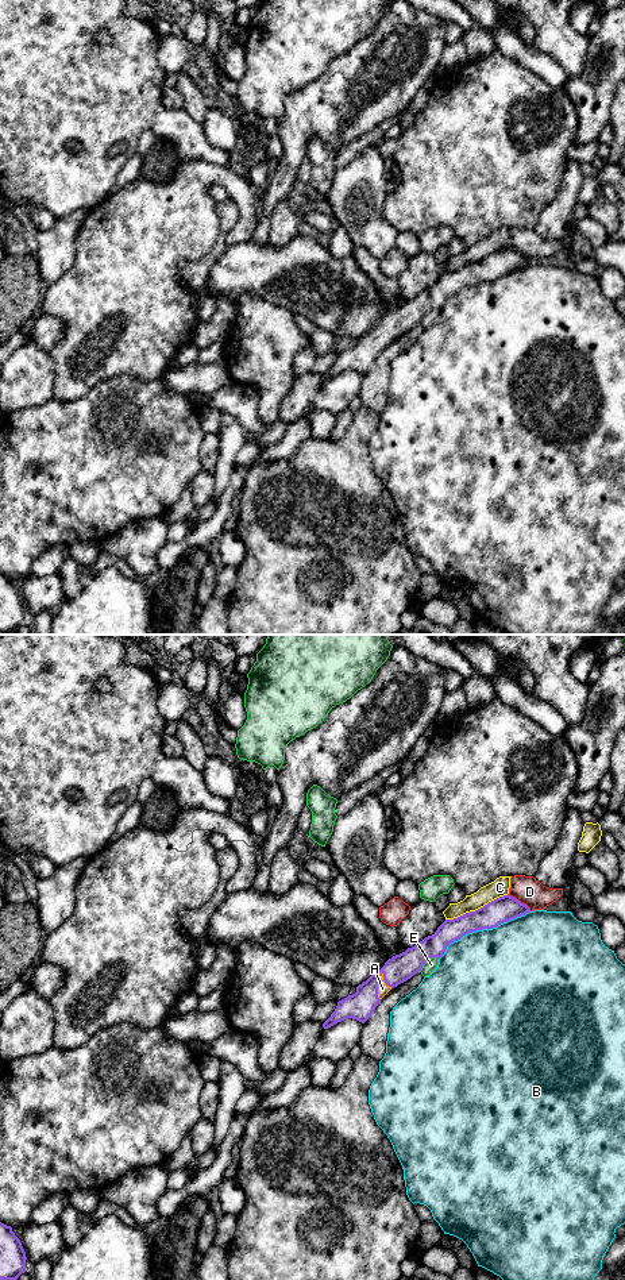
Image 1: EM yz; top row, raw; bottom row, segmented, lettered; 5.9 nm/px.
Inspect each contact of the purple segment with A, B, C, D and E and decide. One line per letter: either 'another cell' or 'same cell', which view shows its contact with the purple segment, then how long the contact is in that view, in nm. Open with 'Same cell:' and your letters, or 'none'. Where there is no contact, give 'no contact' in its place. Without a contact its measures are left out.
Same cell: A
A: same cell; meets purple in yz; contact 180 nm long
B: another cell; meets purple in yz; contact 600 nm long
C: another cell; meets purple in yz; contact 400 nm long
D: another cell; meets purple in yz; contact 170 nm long
E: another cell; meets purple in yz; contact 150 nm long

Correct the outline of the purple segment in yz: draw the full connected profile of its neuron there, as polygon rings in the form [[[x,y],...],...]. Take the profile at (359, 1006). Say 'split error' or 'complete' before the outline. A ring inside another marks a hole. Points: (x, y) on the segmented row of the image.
split error; [[[504,895],[475,911],[445,919],[432,936],[389,959],[377,974],[356,987],[355,994],[339,1001],[323,1028],[328,1029],[347,1018],[364,1023],[391,988],[420,972],[429,959],[440,959],[451,942],[477,930],[497,928],[526,913],[529,913],[526,905],[510,895]]]

